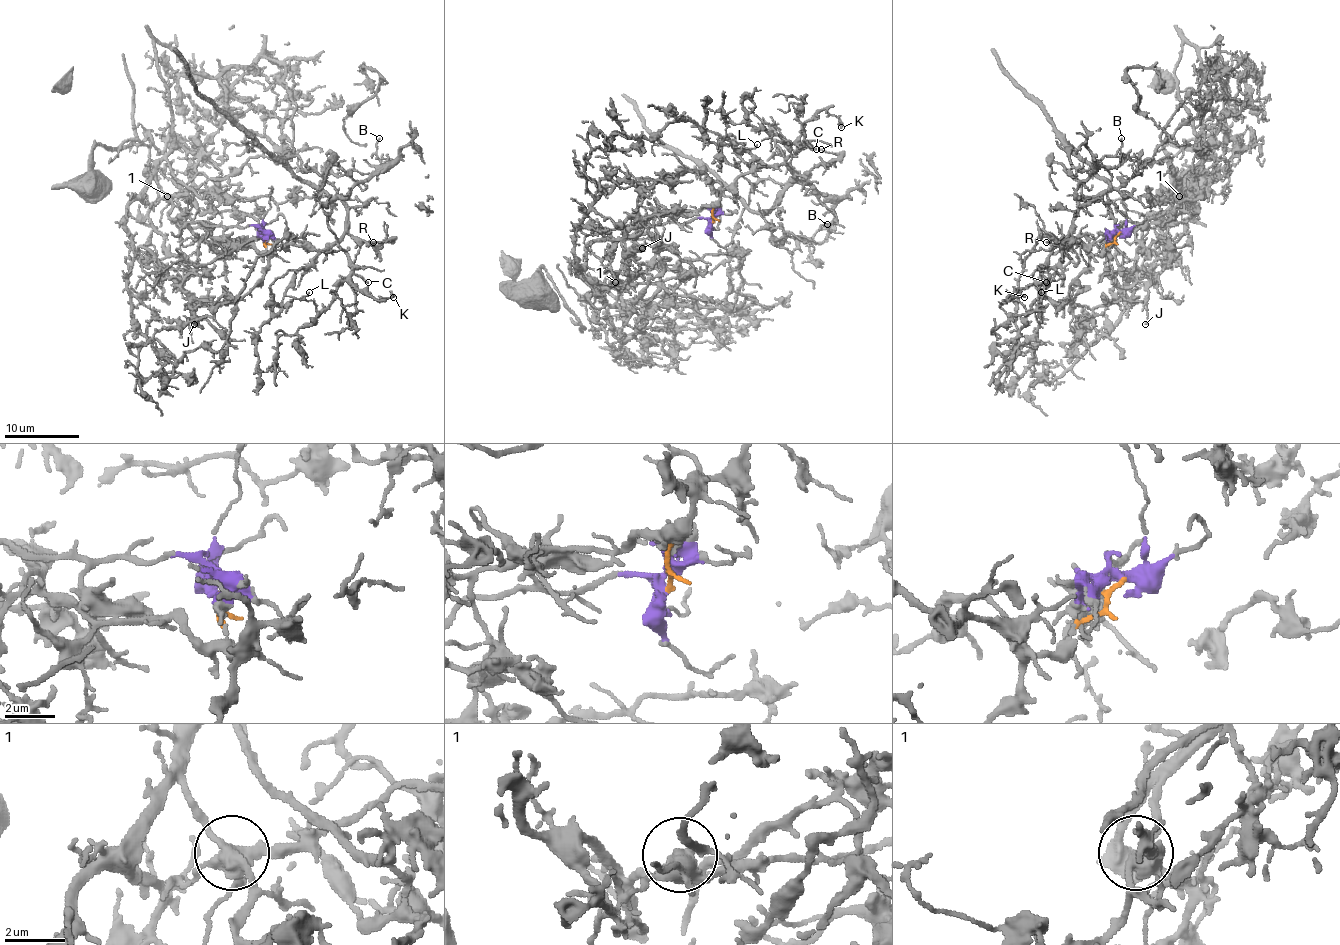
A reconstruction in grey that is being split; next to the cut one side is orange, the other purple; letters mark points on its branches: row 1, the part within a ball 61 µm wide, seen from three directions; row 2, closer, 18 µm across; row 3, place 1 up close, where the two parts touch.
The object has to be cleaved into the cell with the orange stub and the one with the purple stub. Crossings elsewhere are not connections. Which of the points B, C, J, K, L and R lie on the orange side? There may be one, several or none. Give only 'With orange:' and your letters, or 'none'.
With orange: B, C, K, L, R

